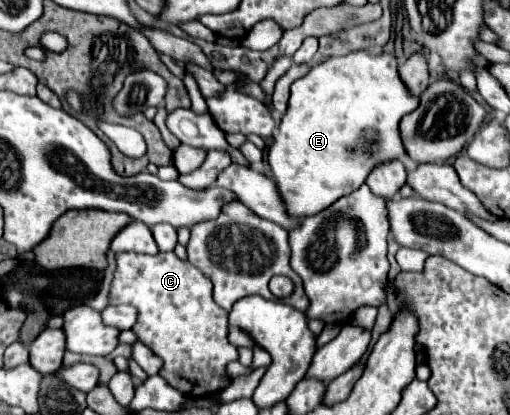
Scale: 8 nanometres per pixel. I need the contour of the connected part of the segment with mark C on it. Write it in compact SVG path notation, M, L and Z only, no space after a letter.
M174 252L150 254L116 254L116 270L108 304L130 304L138 310L132 332L142 344L146 344L158 358L162 358L162 370L158 372L170 386L176 386L186 396L204 398L222 392L234 382L234 376L226 372L226 366L238 360L236 346L228 340L228 312L222 310L212 298L210 280L190 262L180 260Z

